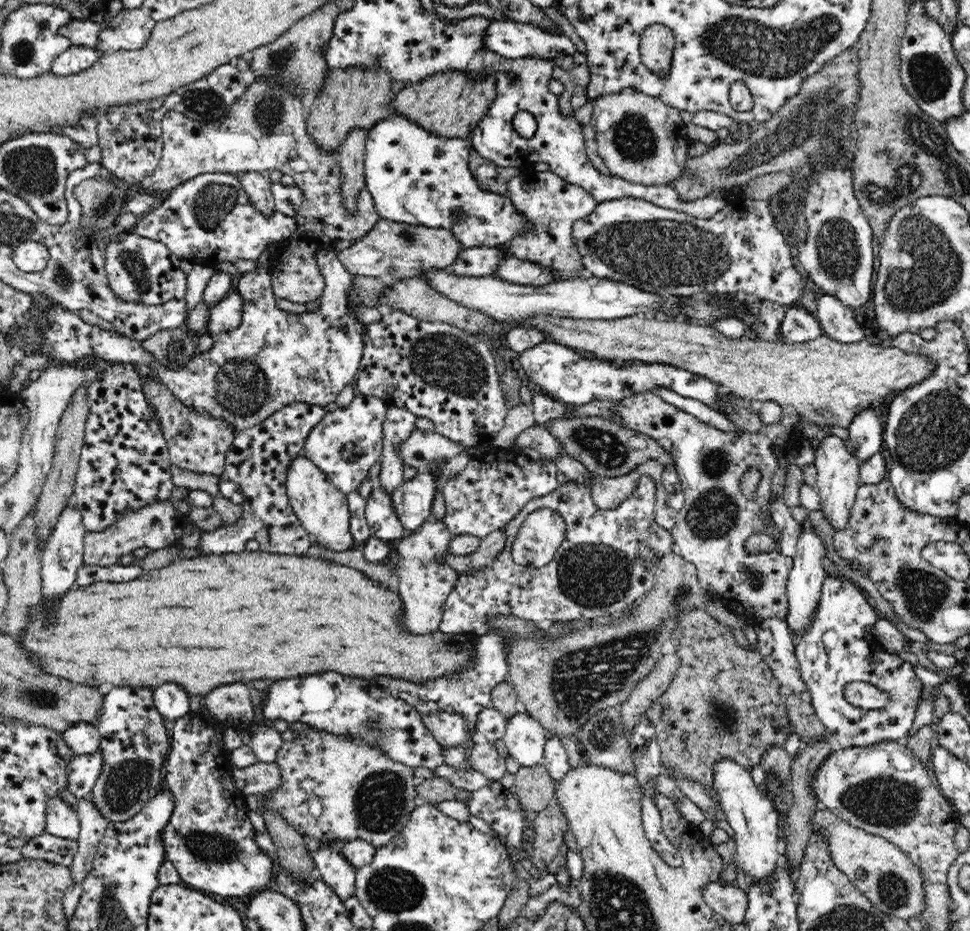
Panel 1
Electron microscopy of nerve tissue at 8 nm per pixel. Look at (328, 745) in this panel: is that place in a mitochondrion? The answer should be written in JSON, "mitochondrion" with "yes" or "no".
{"mitochondrion":"no"}

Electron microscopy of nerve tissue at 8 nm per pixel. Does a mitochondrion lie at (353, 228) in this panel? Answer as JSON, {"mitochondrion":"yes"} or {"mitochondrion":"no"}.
{"mitochondrion":"no"}

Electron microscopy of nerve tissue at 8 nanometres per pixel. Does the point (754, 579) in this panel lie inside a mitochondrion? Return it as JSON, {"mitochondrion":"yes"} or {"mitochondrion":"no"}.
{"mitochondrion":"yes"}

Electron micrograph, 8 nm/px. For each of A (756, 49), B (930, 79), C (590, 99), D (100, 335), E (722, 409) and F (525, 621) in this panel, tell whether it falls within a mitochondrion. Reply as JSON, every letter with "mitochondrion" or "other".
{"A":"mitochondrion","B":"mitochondrion","C":"other","D":"other","E":"other","F":"other"}

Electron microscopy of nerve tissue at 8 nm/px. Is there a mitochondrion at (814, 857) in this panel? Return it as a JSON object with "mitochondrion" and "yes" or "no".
{"mitochondrion":"no"}

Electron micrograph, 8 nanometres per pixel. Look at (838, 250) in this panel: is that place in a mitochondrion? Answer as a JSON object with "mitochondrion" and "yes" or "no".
{"mitochondrion":"yes"}

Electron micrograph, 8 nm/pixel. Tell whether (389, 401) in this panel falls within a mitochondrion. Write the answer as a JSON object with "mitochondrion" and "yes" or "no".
{"mitochondrion":"no"}

